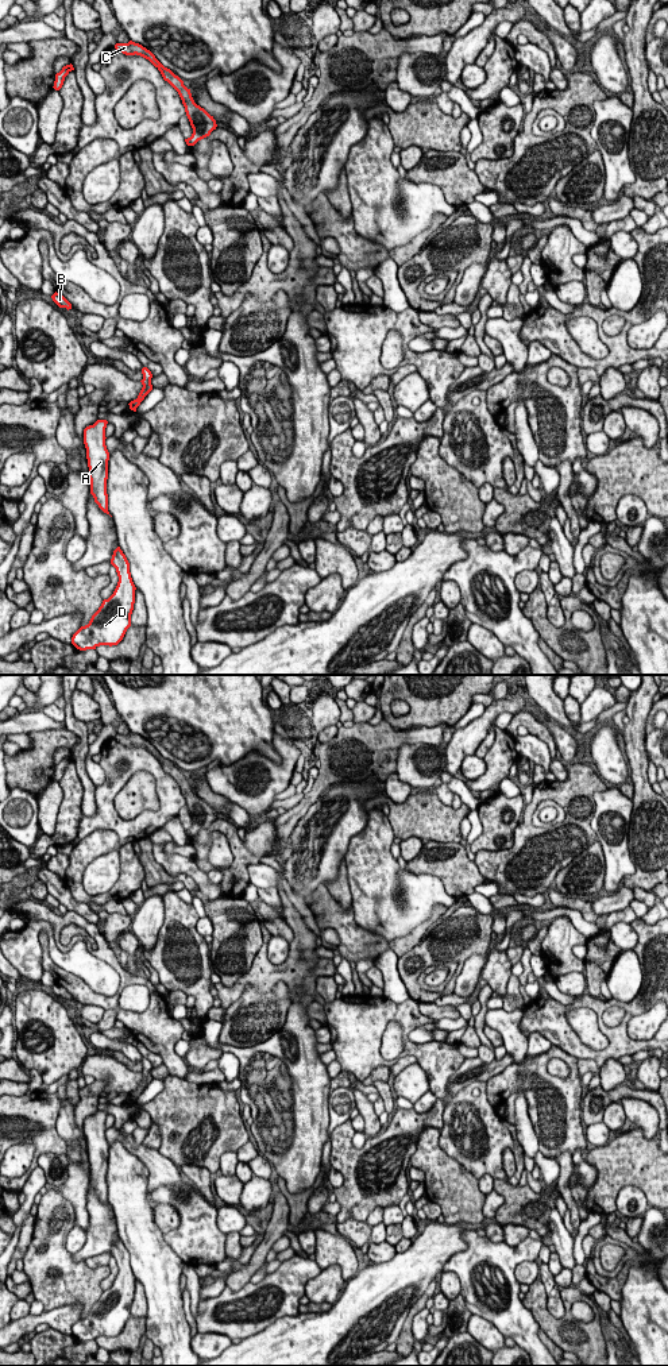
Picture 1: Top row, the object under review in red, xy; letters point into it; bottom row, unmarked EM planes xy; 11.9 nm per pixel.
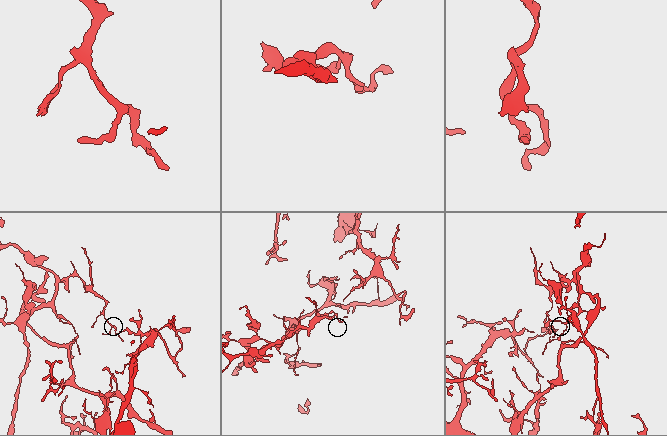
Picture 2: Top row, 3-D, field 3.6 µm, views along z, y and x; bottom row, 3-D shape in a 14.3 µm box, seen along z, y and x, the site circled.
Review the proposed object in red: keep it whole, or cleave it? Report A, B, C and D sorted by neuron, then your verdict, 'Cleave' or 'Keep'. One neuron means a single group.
Groups: A D / B C. Cleave

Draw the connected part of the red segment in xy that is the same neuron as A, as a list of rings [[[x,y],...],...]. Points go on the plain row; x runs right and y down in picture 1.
[[[97,1111],[93,1116],[84,1120],[84,1135],[86,1139],[86,1150],[89,1158],[90,1170],[90,1185],[99,1199],[109,1205],[108,1203],[108,1185],[107,1185],[107,1170],[108,1170],[108,1151],[109,1143],[105,1137],[105,1119],[107,1111]]]

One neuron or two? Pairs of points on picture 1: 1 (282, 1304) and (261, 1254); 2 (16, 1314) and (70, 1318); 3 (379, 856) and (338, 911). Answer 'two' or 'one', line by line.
1: two
2: two
3: two

